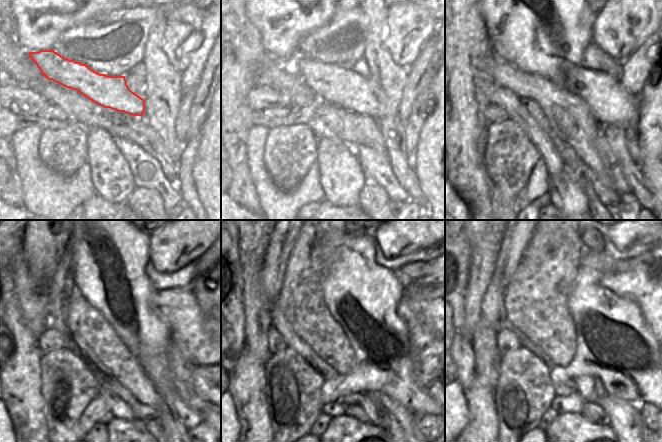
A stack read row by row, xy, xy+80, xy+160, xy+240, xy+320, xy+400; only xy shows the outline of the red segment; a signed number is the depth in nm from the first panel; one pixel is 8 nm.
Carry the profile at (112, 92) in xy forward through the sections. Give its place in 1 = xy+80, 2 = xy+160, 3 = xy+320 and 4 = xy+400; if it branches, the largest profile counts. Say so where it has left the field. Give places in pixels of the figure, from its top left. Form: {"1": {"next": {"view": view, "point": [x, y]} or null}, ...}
{"1": {"next": {"view": "xy+80", "point": [342, 87]}}, "2": {"next": {"view": "xy+160", "point": [610, 103]}}, "3": {"next": {"view": "xy+320", "point": [424, 310]}}, "4": {"next": null}}

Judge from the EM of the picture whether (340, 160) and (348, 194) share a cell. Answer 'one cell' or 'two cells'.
one cell

